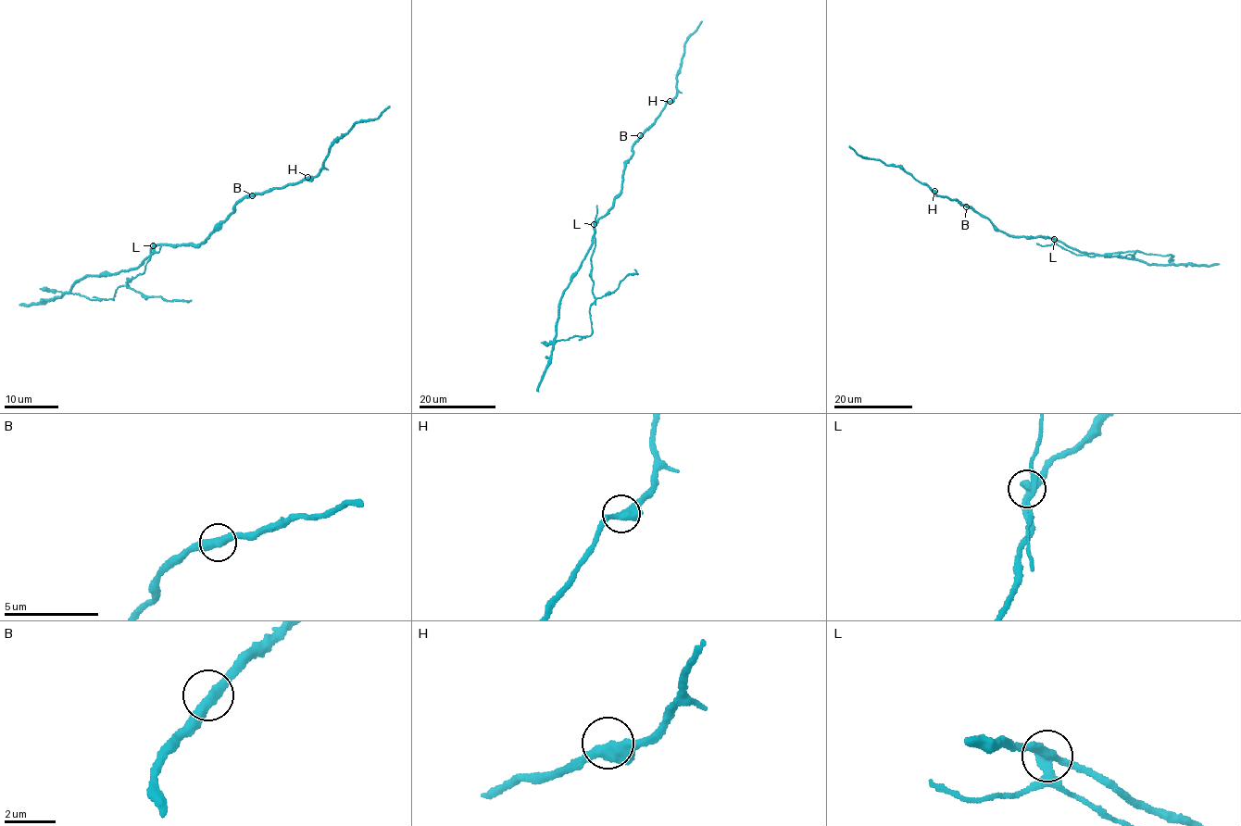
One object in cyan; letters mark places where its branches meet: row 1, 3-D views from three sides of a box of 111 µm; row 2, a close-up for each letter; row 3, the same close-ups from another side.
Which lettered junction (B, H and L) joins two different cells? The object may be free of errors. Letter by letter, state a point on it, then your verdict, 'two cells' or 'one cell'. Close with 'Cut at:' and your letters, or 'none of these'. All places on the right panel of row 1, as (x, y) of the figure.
B: place (966, 206); one cell
H: place (934, 191); one cell
L: place (1054, 239); two cells
Cut at: L

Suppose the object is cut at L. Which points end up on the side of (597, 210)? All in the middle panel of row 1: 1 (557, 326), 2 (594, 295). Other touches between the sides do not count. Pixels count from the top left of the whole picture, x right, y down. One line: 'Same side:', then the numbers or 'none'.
Same side: 2

